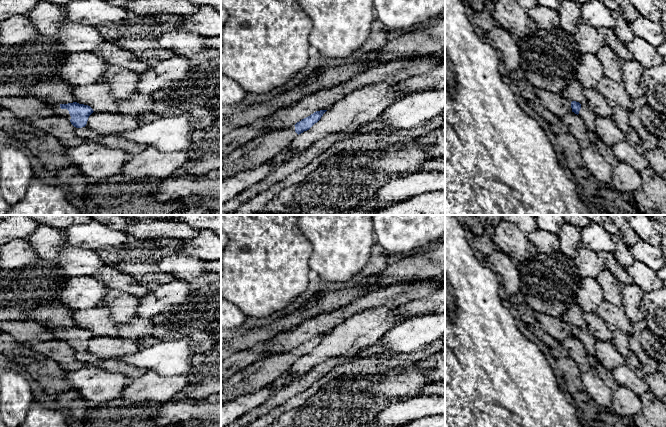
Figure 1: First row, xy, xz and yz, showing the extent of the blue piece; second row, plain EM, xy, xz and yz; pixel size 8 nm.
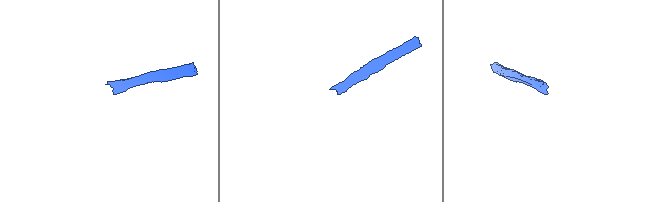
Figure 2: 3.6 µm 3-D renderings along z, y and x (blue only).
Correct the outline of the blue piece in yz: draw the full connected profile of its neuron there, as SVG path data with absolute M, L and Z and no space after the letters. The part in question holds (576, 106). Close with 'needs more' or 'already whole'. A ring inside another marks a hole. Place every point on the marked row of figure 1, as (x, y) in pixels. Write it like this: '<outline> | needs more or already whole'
M576 101L571 102L571 108L572 112L577 114L582 119L587 130L595 132L595 121L598 117L597 114L595 114L587 104L580 104Z | needs more

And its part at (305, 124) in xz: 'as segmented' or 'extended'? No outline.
extended

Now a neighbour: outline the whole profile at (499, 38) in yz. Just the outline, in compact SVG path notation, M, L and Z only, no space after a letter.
M498 25L485 34L488 43L500 51L501 62L505 69L507 71L517 71L520 68L520 51L516 42L517 38Z

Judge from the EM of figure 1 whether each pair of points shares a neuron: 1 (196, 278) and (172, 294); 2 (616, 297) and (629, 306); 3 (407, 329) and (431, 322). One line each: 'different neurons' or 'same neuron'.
1: different neurons
2: different neurons
3: same neuron

